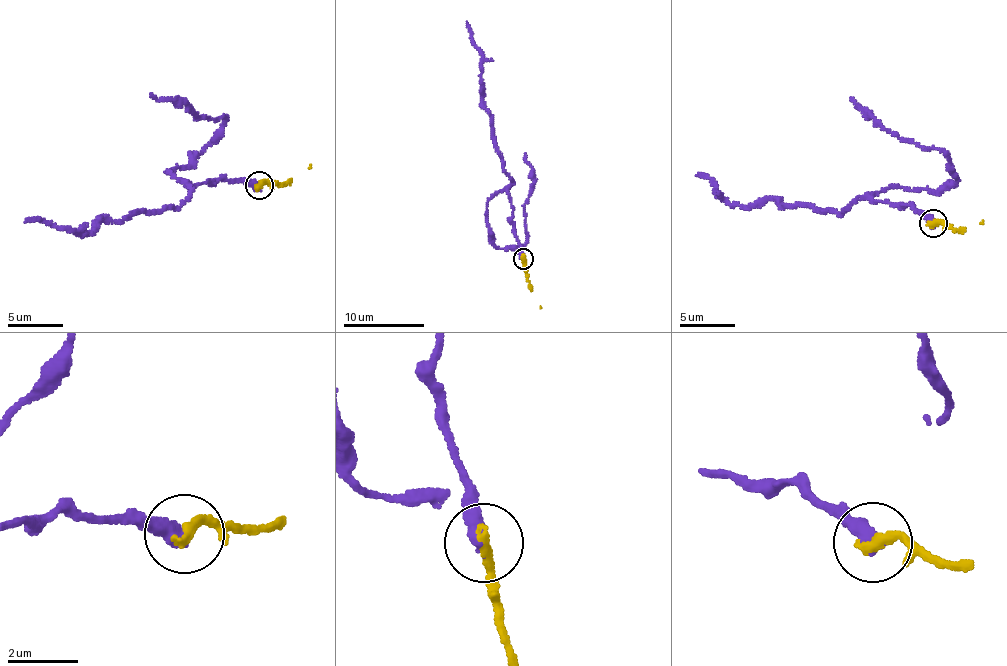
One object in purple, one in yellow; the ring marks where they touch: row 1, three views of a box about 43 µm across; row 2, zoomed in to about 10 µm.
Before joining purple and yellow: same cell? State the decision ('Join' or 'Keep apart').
Join

